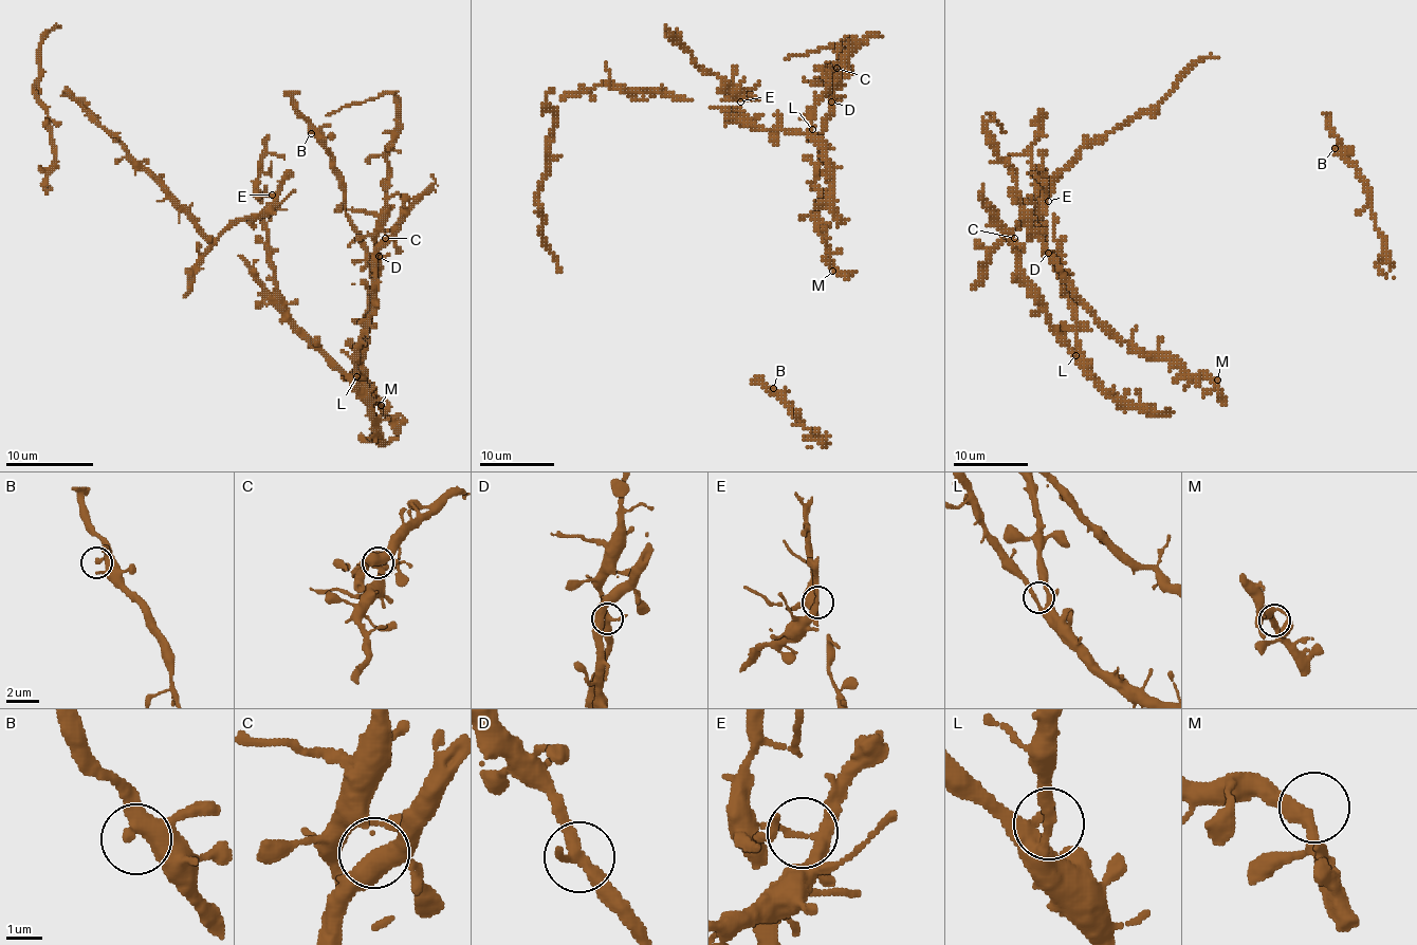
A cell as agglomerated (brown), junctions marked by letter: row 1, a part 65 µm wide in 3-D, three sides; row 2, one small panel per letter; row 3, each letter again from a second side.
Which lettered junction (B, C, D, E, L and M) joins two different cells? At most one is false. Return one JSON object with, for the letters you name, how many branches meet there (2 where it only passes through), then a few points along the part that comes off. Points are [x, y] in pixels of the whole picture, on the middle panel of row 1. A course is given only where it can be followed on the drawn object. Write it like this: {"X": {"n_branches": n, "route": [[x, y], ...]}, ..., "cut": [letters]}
{"E": {"n_branches": 3}, "cut": ["E"]}

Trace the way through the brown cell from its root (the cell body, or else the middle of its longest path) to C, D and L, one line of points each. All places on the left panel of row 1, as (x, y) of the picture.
C: (376, 260), (379, 244), (385, 238)
D: (376, 260), (379, 244), (385, 238), (383, 232), (376, 238), (379, 256)
L: (376, 260), (376, 306), (369, 313), (369, 323), (361, 338), (356, 376)

